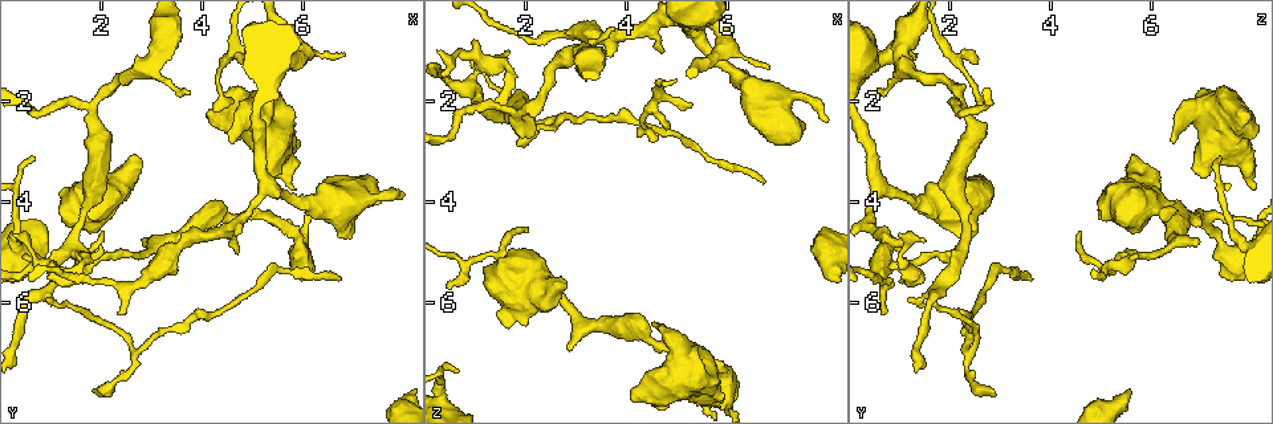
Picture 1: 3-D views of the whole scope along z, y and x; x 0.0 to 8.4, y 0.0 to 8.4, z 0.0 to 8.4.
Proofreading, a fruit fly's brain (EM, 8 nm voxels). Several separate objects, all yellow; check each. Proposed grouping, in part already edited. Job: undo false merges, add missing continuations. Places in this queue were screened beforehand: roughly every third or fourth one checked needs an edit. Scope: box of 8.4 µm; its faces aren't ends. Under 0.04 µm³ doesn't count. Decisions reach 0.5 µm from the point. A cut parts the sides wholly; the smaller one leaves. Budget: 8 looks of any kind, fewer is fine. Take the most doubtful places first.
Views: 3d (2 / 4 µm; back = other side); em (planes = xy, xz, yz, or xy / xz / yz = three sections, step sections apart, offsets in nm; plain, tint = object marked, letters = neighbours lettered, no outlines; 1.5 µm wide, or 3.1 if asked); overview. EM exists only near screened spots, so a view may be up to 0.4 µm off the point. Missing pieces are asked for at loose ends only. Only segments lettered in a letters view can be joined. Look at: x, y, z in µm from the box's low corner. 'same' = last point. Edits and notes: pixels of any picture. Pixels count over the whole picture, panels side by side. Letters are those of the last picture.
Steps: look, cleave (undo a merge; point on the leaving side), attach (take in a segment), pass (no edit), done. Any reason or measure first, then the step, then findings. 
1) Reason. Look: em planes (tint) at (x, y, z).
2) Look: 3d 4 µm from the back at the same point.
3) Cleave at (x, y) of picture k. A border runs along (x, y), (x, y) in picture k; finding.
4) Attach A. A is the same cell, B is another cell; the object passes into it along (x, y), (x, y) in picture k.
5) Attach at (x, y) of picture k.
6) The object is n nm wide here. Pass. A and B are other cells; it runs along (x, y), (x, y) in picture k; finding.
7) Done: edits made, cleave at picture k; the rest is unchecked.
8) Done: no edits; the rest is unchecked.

Stops while still wide. Look: 3d 2 µm at (4.55, 2.85, 6.40).

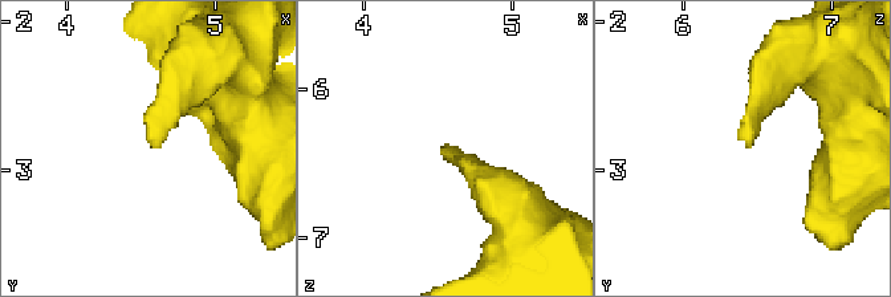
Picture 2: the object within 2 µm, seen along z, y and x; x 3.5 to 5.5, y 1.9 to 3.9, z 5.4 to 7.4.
Now the EM. Look: em yz step 8 (letters) at (4.56, 2.86, 6.46).

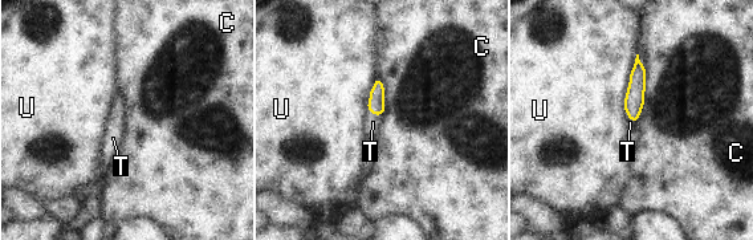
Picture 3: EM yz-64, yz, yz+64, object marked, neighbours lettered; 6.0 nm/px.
Attach T. T is the same cell, C and U are other cells; the object passes into it along (375, 105), (374, 113), (373, 122) in picture 3; it goes on there.

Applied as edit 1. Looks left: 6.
Look: overview.

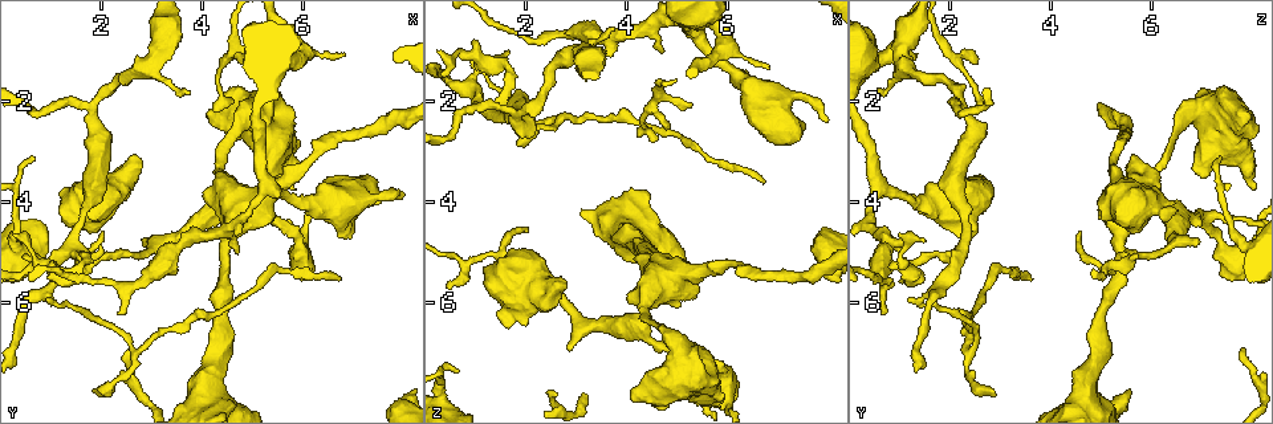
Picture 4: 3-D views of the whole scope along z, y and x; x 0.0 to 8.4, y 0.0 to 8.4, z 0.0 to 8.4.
Free end. Look: em xz step 4 (letters) at (2.90, 4.85, 6.90).

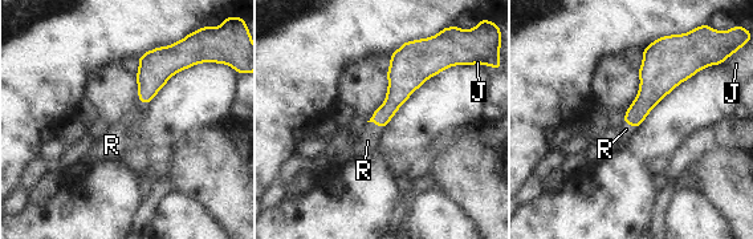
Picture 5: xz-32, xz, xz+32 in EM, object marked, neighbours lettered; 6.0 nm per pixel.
Attach R. R is the same cell, J is another cell; the object passes into it along (399, 90), (375, 124), (367, 141) in picture 5; it goes on there.

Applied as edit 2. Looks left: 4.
Look: overview.

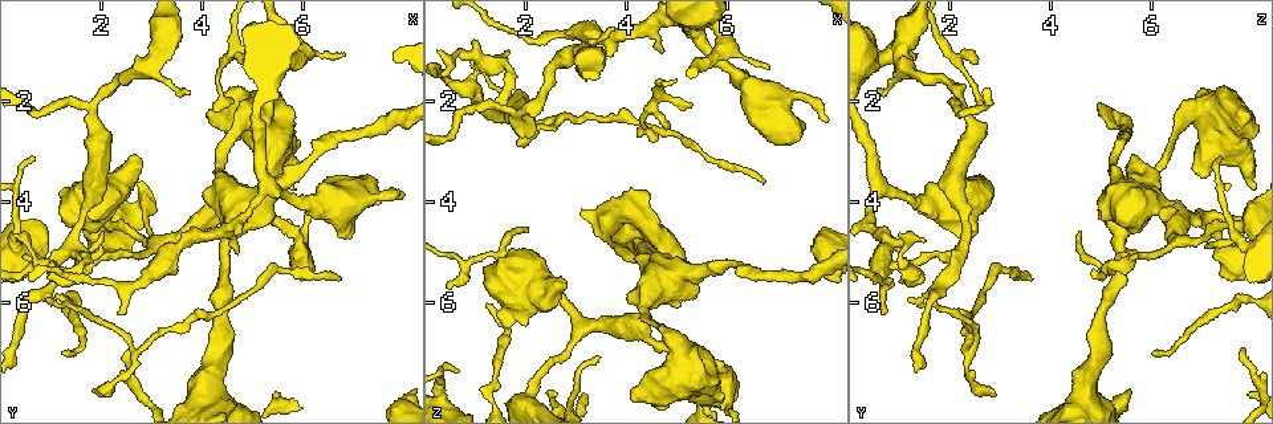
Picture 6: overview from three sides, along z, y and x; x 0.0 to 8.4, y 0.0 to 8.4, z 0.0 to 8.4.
Look: 3d 4 µm at (2.70, 3.10, 5.55).

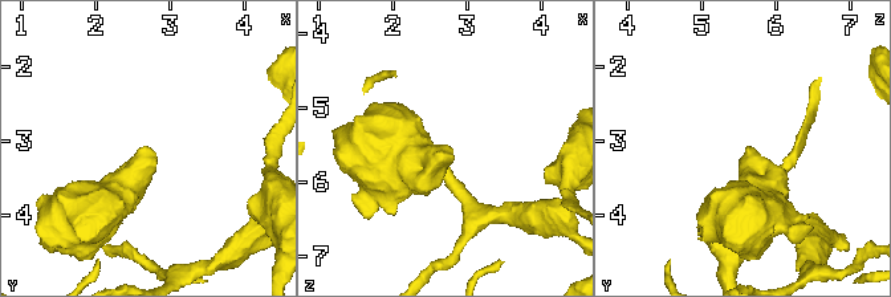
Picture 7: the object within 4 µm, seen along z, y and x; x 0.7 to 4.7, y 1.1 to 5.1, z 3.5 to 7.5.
Shape alone is not enough. Look: em planes (letters) at (2.65, 3.10, 5.55).

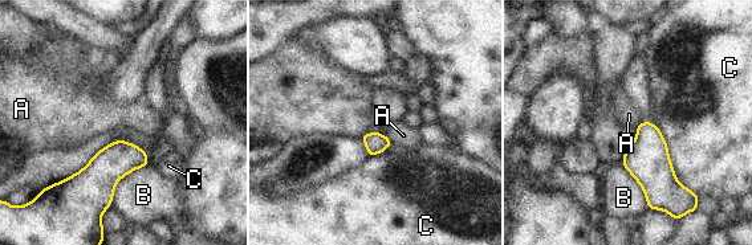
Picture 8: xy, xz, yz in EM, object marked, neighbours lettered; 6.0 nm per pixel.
Pass. A, B and C are other cells; a border runs along (381, 134), (393, 142) in picture 8; no lettered segment goes on from it.

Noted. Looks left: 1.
Done: edits made, attach at picture 3, attach at picture 5; the rest is unchecked.

